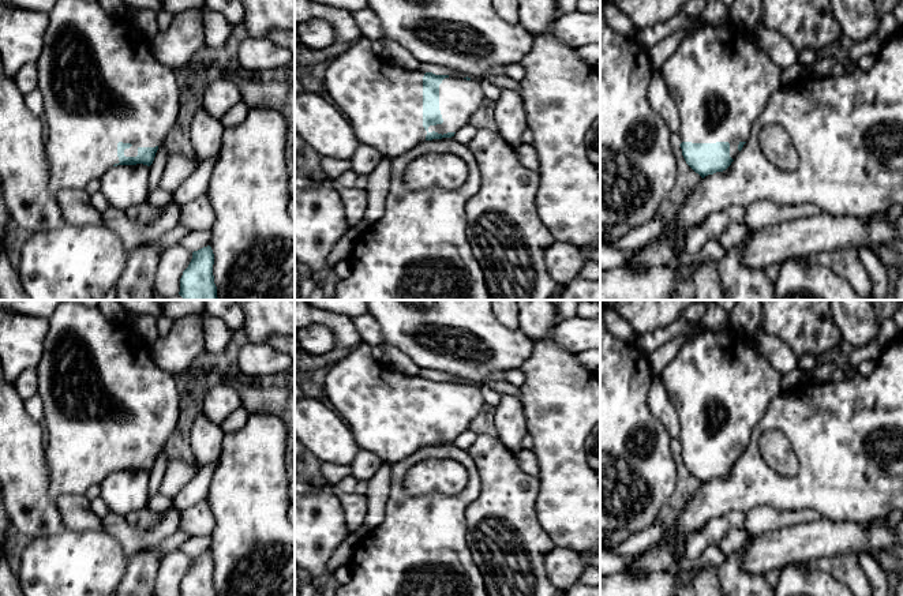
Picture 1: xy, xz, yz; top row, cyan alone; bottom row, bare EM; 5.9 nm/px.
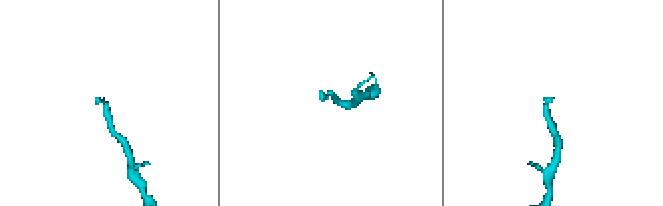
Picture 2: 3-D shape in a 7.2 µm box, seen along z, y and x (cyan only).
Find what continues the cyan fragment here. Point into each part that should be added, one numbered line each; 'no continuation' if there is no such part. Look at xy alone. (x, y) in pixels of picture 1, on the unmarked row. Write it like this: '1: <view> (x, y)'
1: xy (101, 390)

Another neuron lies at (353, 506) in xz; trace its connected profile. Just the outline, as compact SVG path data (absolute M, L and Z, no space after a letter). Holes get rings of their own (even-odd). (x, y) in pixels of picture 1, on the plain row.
M336 488L336 494L340 499L342 513L345 517L345 525L349 533L356 533L356 531L363 525L367 514L367 496L342 492Z

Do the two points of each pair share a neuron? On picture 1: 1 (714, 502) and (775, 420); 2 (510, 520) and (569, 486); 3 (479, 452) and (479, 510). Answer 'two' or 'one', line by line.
1: one
2: two
3: one

